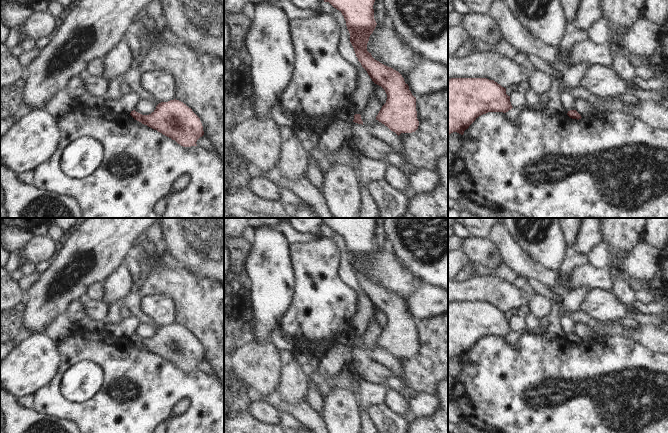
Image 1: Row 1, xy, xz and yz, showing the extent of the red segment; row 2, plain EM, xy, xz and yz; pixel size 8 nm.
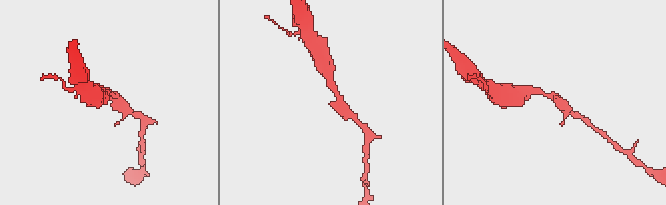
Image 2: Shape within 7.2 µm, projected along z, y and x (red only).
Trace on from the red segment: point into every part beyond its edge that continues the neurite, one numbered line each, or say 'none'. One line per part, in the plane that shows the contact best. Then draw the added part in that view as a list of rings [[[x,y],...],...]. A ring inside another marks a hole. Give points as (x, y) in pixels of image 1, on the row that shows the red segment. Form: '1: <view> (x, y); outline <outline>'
none

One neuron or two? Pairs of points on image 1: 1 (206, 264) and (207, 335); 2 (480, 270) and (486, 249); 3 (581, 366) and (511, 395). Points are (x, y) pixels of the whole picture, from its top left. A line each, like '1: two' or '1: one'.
1: two
2: two
3: one

